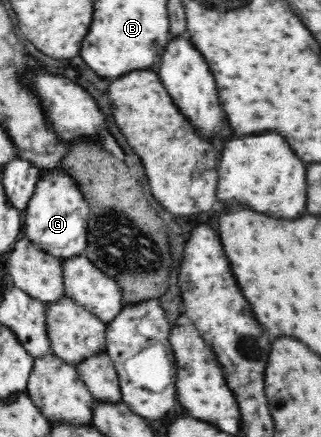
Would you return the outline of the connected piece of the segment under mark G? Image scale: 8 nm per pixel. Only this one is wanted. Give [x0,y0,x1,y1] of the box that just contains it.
[22,166,89,261]

